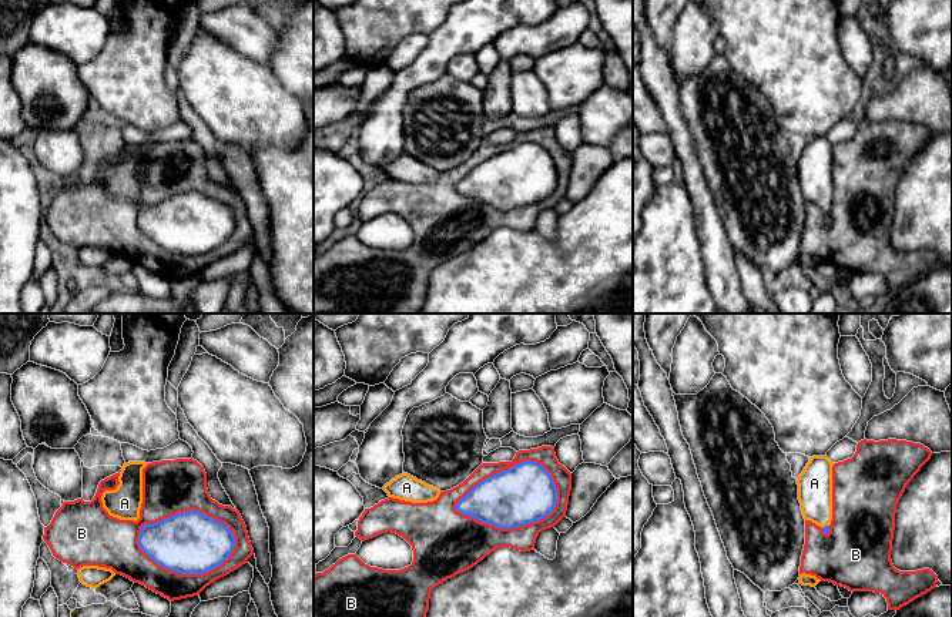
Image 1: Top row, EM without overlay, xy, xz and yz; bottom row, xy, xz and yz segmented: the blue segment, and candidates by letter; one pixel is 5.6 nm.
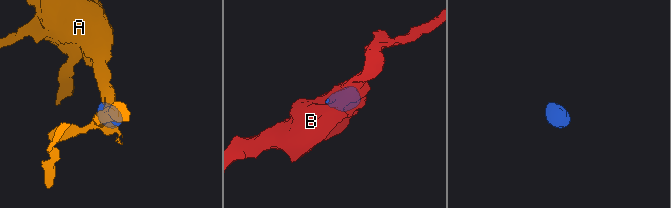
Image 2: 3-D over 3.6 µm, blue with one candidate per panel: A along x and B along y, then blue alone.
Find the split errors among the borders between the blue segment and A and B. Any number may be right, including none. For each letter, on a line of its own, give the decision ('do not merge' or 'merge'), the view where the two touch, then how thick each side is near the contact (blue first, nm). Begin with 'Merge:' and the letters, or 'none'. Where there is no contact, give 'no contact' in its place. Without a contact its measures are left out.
Merge: A
A: merge; meets blue in yz; 30 nm thick on the blue side, 190 nm on the other
B: do not merge; meets blue in xz; 340 nm thick on the blue side, 240 nm on the other

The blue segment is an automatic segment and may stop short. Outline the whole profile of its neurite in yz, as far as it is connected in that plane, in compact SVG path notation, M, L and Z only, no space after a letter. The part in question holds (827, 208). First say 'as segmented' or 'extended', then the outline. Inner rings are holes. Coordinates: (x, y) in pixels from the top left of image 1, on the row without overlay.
extended | M812 137L797 160L804 199L822 208L825 215L832 201L832 147L827 137Z

